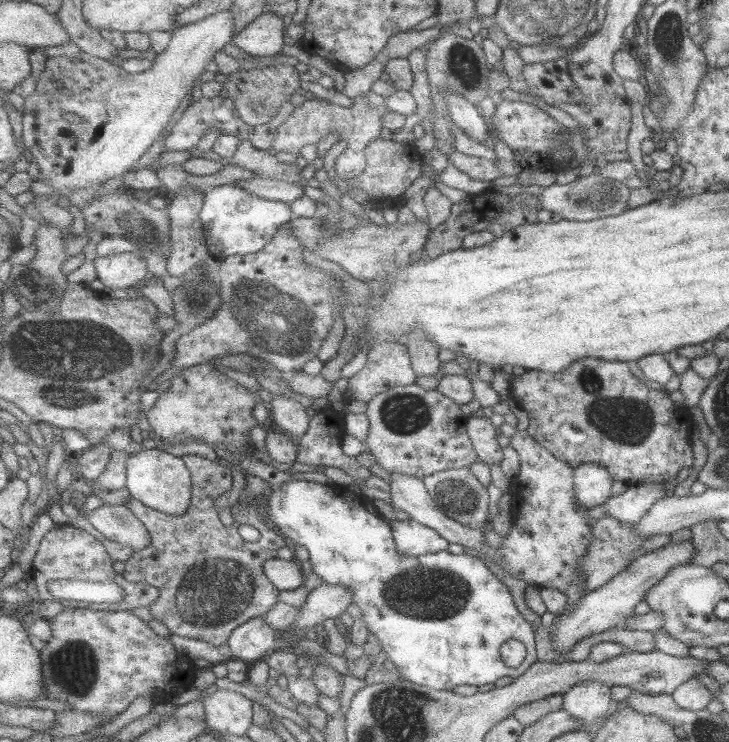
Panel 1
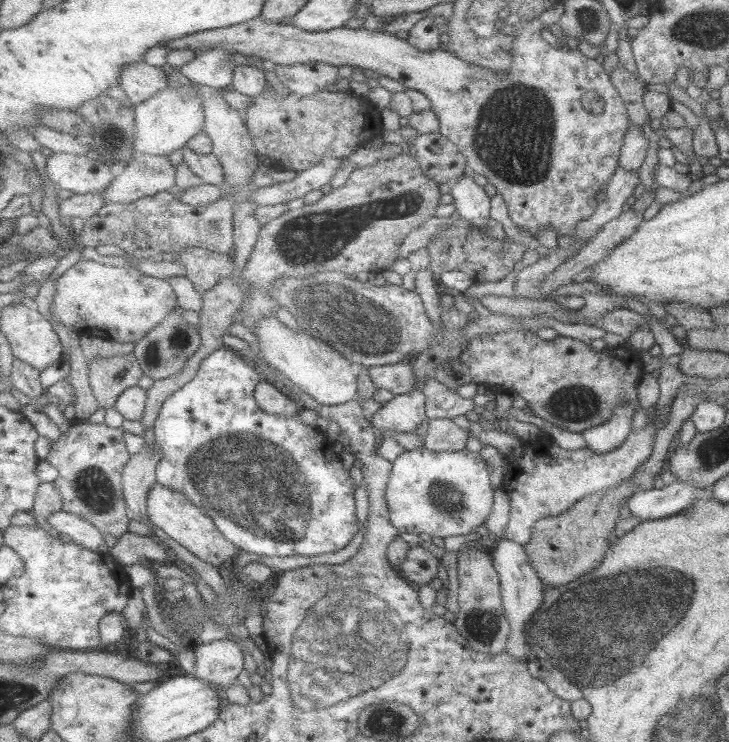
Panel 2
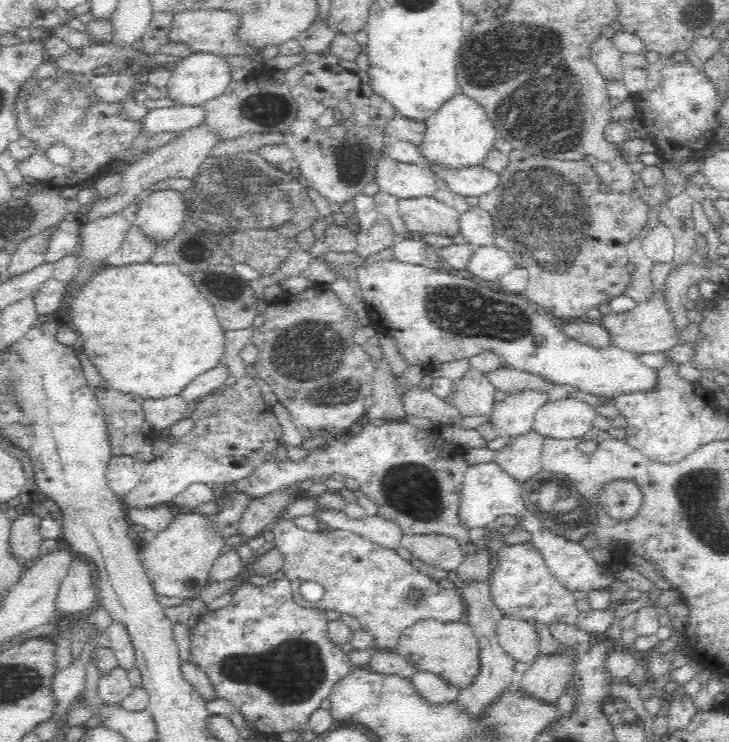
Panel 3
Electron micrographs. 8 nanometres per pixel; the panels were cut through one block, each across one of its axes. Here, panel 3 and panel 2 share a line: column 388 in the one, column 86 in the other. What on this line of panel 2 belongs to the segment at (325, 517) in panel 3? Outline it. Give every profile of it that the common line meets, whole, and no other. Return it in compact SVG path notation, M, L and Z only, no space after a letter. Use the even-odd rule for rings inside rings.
M61 510L51 513L47 524L58 531L60 536L82 544L93 552L109 553L109 546L105 542L105 537L100 528L97 528L85 518Z

